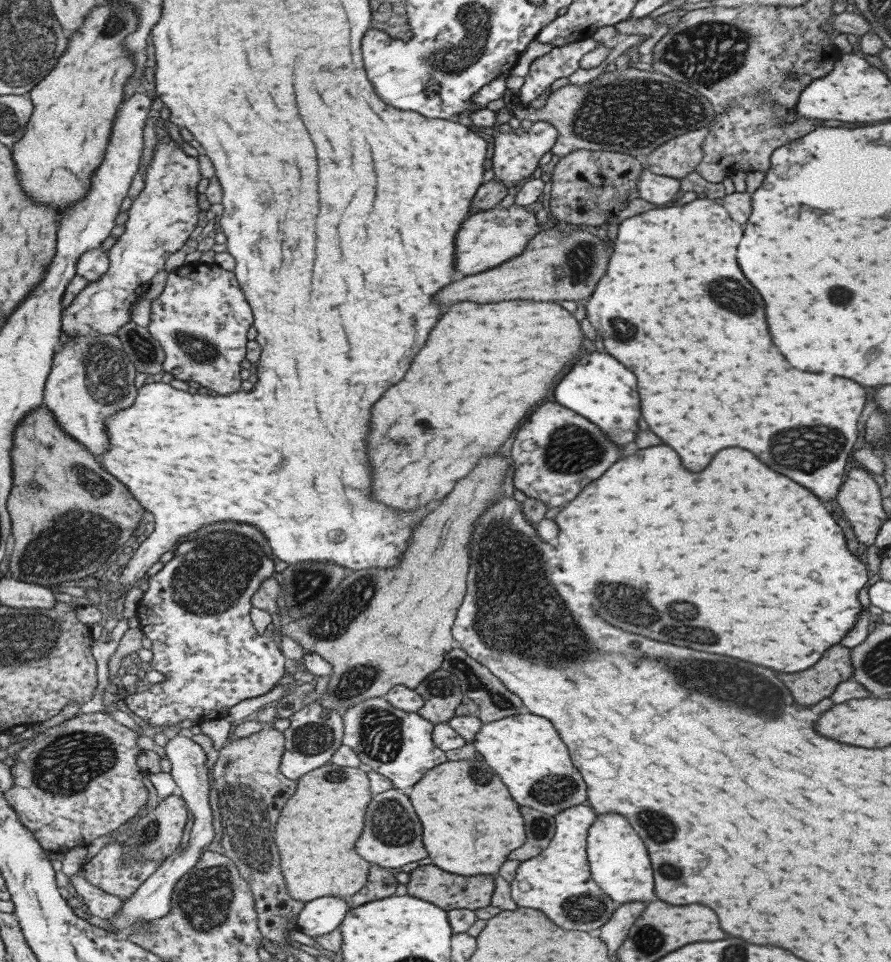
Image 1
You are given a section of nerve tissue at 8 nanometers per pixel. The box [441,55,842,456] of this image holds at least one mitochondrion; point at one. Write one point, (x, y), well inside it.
(629, 114)

